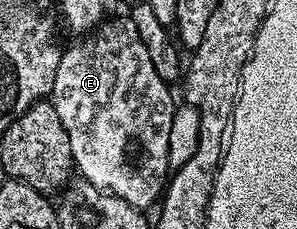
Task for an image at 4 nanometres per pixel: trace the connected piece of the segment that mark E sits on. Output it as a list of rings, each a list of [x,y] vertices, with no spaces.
[[[115,16],[107,19],[93,30],[89,35],[83,36],[79,45],[74,45],[71,49],[67,48],[60,59],[60,67],[56,71],[54,80],[54,91],[52,100],[56,115],[60,115],[60,123],[64,123],[64,131],[68,131],[68,139],[72,143],[72,155],[77,172],[82,172],[81,176],[90,181],[97,189],[105,190],[107,193],[114,194],[132,207],[141,211],[148,210],[150,204],[157,202],[161,198],[168,180],[169,165],[169,132],[172,128],[173,115],[175,113],[176,101],[170,98],[171,86],[166,84],[164,79],[156,75],[156,70],[149,58],[148,47],[142,41],[137,29],[130,21],[129,16]]]

